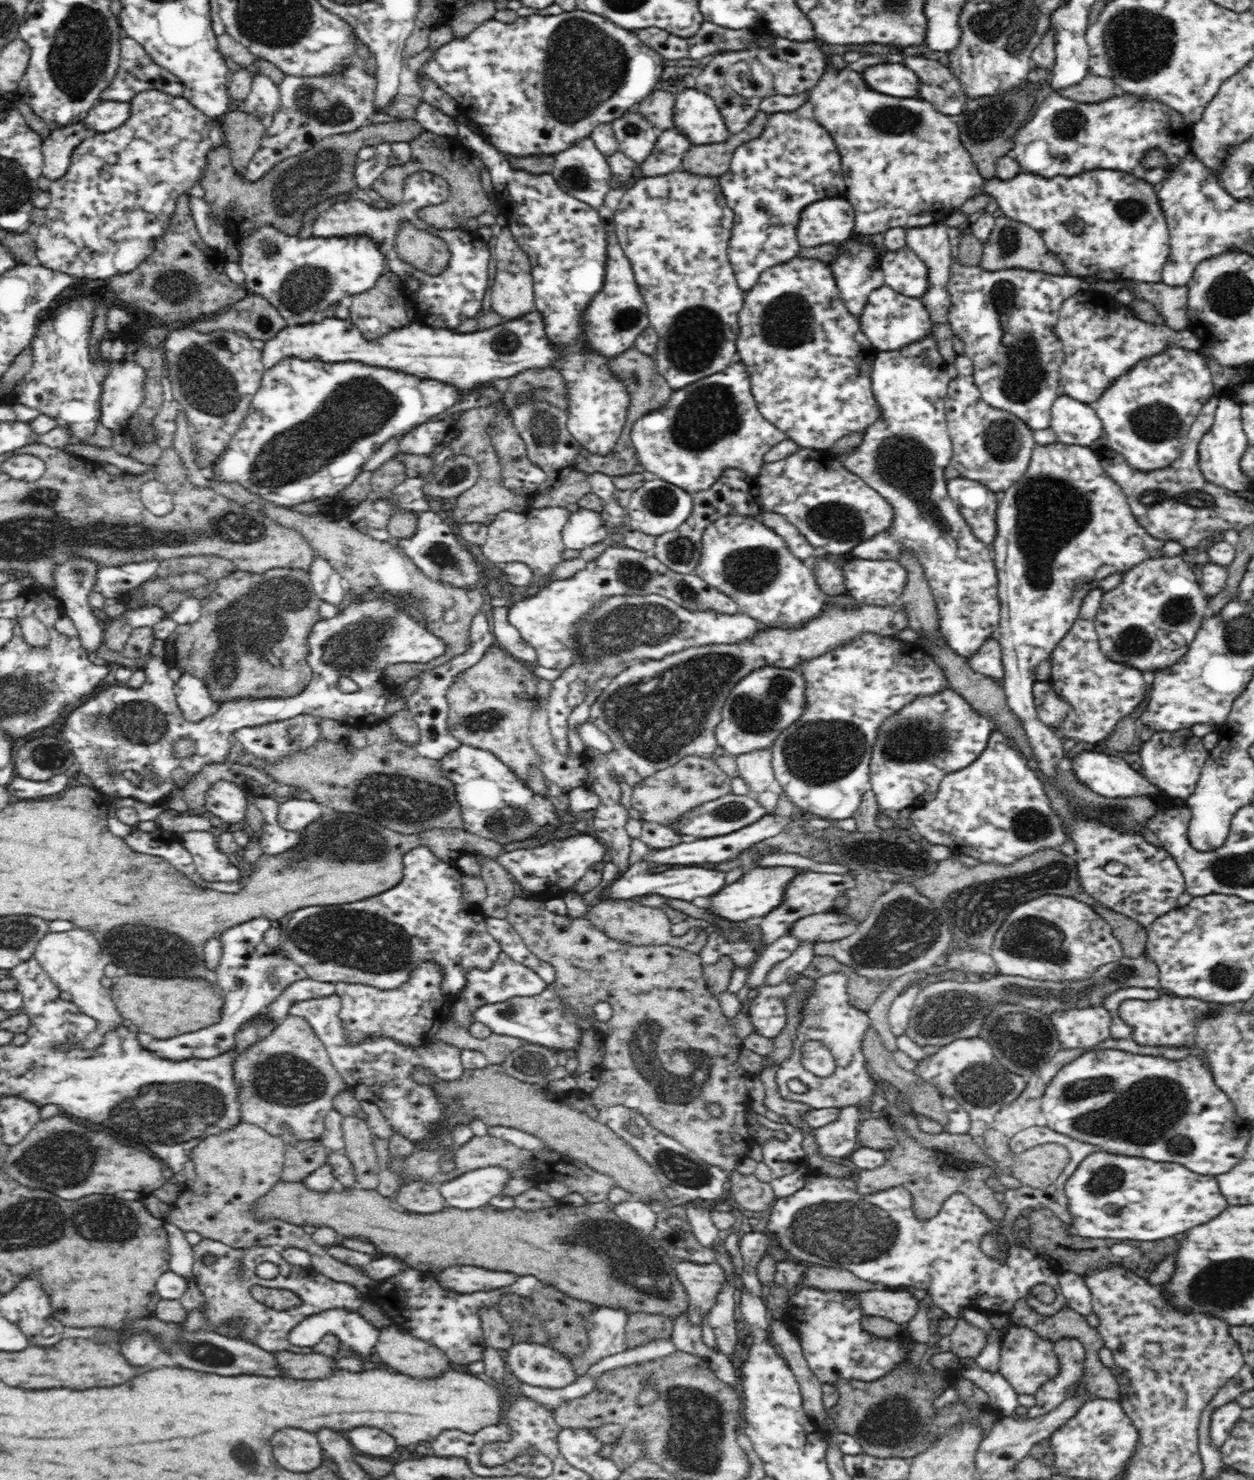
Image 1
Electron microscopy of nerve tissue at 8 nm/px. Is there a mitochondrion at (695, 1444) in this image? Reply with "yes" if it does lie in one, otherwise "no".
yes

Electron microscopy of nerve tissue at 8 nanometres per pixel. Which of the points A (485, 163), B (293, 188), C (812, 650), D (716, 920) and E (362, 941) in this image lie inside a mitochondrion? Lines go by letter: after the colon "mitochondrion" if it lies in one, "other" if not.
A: other
B: mitochondrion
C: other
D: other
E: mitochondrion

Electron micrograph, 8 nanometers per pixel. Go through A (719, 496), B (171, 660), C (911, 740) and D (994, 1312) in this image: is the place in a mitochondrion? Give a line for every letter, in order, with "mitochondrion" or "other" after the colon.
A: other
B: other
C: mitochondrion
D: other

